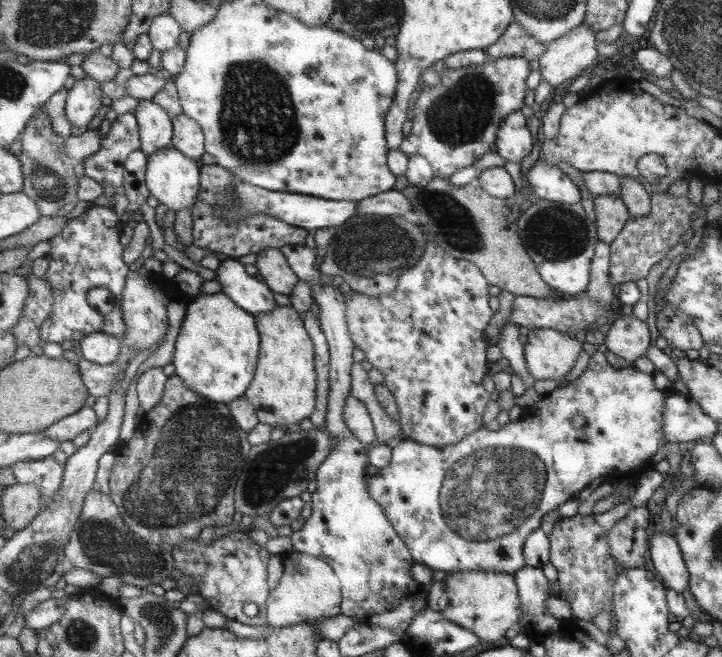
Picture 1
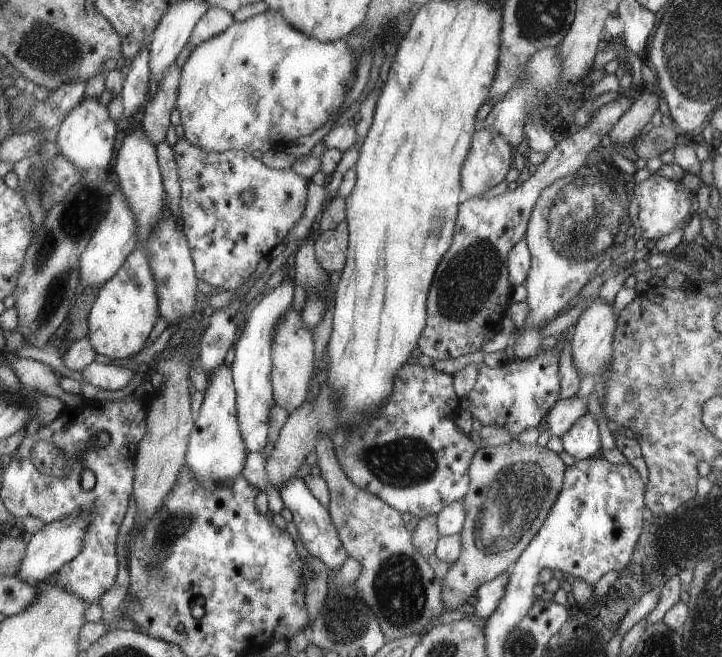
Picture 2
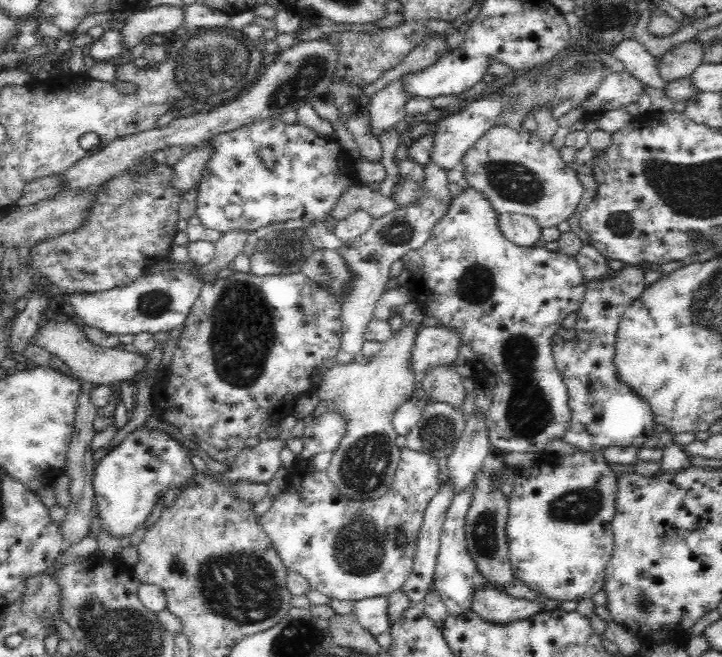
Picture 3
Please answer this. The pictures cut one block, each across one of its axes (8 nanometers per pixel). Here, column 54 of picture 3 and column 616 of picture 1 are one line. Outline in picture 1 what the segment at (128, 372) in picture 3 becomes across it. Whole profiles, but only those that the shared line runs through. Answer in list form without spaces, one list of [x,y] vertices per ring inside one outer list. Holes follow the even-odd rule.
[[[633,315],[614,318],[605,334],[603,346],[625,362],[632,363],[646,353],[651,342],[649,328]]]

